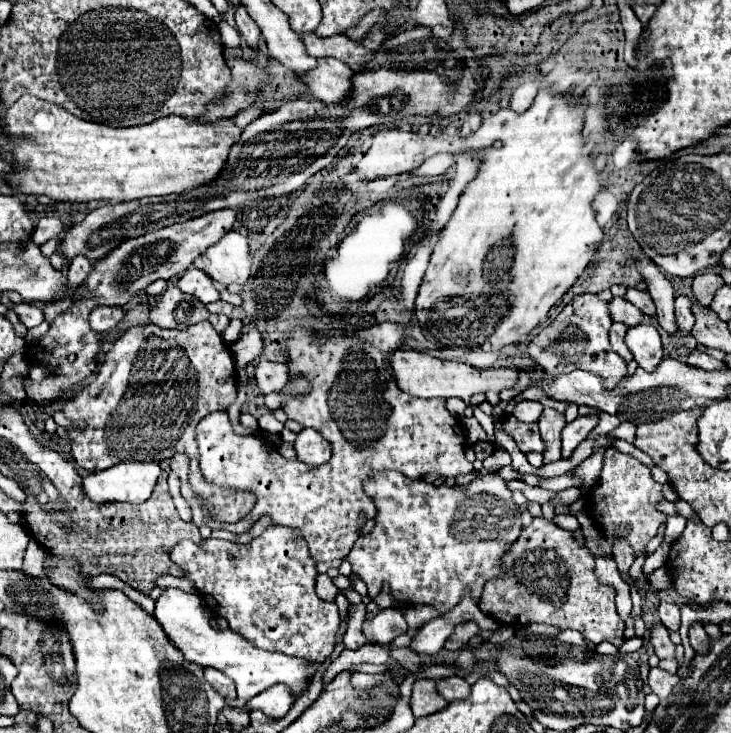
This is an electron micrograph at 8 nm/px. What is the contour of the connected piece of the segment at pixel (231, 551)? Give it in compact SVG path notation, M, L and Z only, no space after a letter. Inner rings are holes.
M269 526L251 544L235 544L225 540L205 540L201 546L183 540L171 550L171 560L183 568L185 578L195 582L197 594L203 602L219 612L229 622L229 628L243 638L255 642L263 650L275 650L289 656L305 658L321 666L335 650L335 634L339 630L339 612L335 602L325 602L315 594L315 562L309 556L307 542L293 528Z

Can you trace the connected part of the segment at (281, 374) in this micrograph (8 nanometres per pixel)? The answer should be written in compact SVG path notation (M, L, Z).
M261 360L255 370L255 380L257 380L257 386L263 394L279 392L289 380L289 368L287 368L287 364Z

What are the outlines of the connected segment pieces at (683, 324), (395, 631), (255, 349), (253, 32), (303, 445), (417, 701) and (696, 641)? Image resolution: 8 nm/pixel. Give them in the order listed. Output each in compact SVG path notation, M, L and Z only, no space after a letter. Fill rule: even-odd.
M677 296L677 298L675 298L675 318L677 318L677 328L681 330L683 336L691 332L693 322L695 322L695 318L693 318L693 314L691 314L691 310L689 310L691 302L693 302L693 300L687 298L687 296Z
M387 608L387 610L381 610L371 622L365 620L363 632L367 640L371 636L377 644L391 644L397 636L407 632L407 622L397 608Z
M249 330L247 334L241 336L239 342L231 346L231 354L237 370L245 370L261 352L263 352L263 340L257 330Z
M237 6L235 10L235 22L237 22L237 30L241 34L241 38L253 48L257 50L257 40L261 36L261 32L257 30L257 24L253 22L253 18L249 18L249 12L245 10L245 6Z
M305 428L297 434L295 450L297 450L297 460L311 466L325 464L331 458L331 444L313 428Z
M415 680L411 694L411 710L415 716L429 716L441 712L449 702L437 694L435 680Z
M695 622L691 628L689 628L689 644L693 646L693 650L699 650L699 646L703 644L703 640L707 640L707 632L703 630L703 624L701 622Z

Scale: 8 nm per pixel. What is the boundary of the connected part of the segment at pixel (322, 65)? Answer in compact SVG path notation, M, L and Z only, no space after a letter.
M319 58L319 66L311 70L301 82L325 104L343 104L353 90L353 72L345 62L333 58Z

